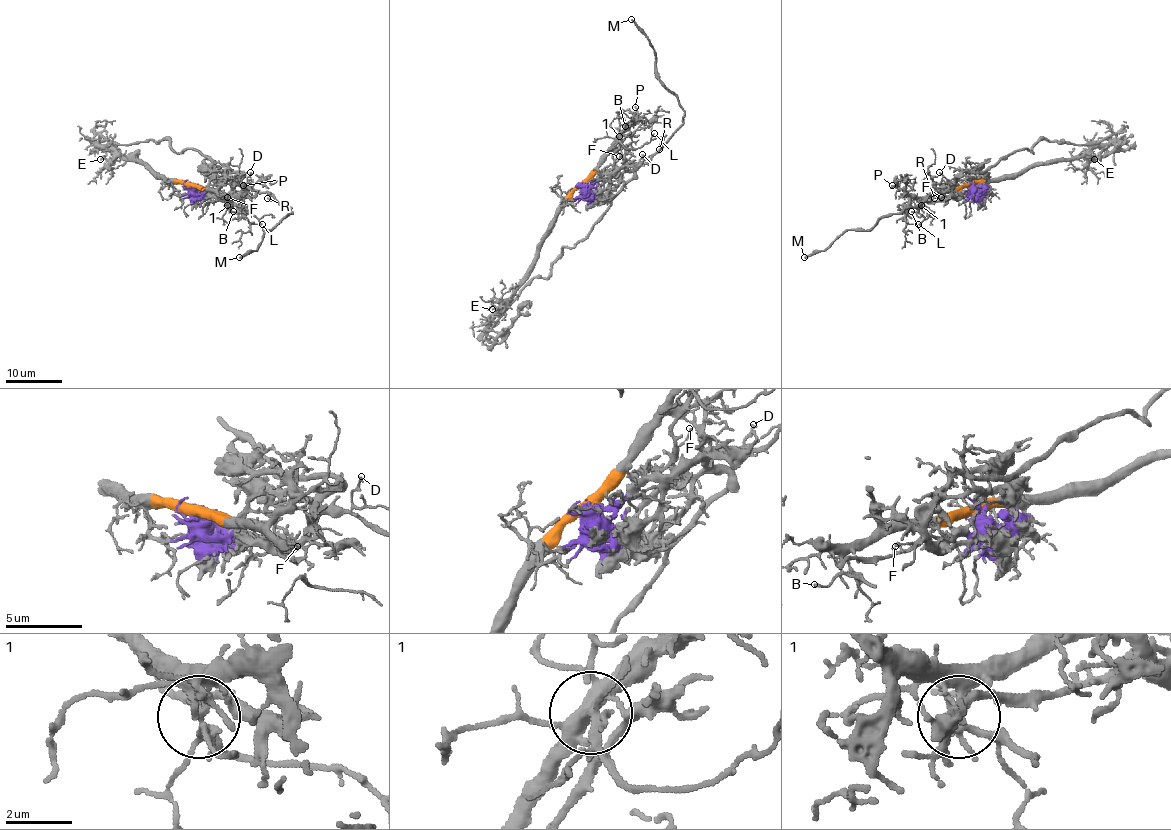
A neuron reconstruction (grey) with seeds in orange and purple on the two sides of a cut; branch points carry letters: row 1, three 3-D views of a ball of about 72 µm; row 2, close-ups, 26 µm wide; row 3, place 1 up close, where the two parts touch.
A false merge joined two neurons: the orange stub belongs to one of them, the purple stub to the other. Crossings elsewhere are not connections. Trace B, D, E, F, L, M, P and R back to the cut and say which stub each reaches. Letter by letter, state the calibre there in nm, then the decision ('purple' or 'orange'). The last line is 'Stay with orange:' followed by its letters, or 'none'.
B: 150 nm | orange
D: 130 nm | purple
E: 140 nm | orange
F: 100 nm | purple
L: 90 nm | orange
M: 240 nm | purple
P: 120 nm | orange
R: 130 nm | purple
Stay with orange: B, E, L, P

